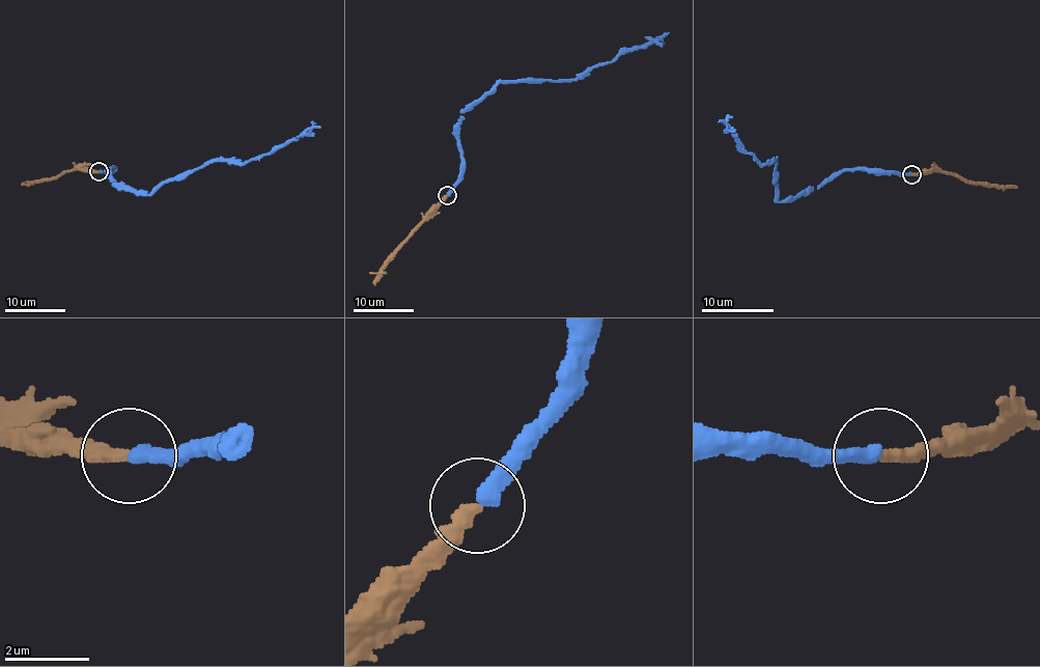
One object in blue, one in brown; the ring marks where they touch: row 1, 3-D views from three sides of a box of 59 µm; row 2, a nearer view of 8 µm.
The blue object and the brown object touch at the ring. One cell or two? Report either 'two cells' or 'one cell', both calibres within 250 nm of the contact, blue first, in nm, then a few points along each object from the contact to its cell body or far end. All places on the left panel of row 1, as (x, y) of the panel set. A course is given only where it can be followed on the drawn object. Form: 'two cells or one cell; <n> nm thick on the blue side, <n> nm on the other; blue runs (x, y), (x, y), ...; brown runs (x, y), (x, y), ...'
one cell; 400 nm thick on the blue side, 320 nm on the other; blue runs (97, 172), (112, 167), (113, 183), (149, 195), (213, 161), (244, 163), (320, 128); brown runs (97, 172), (72, 169), (55, 178), (26, 183)

